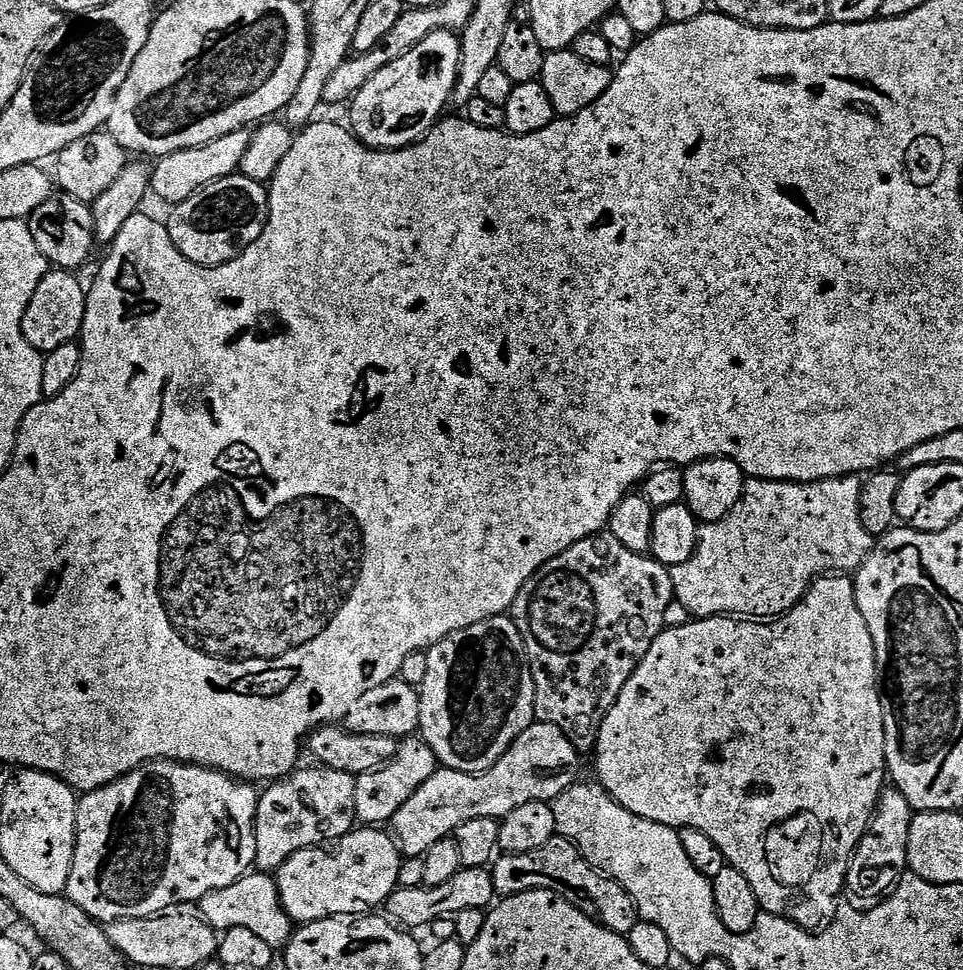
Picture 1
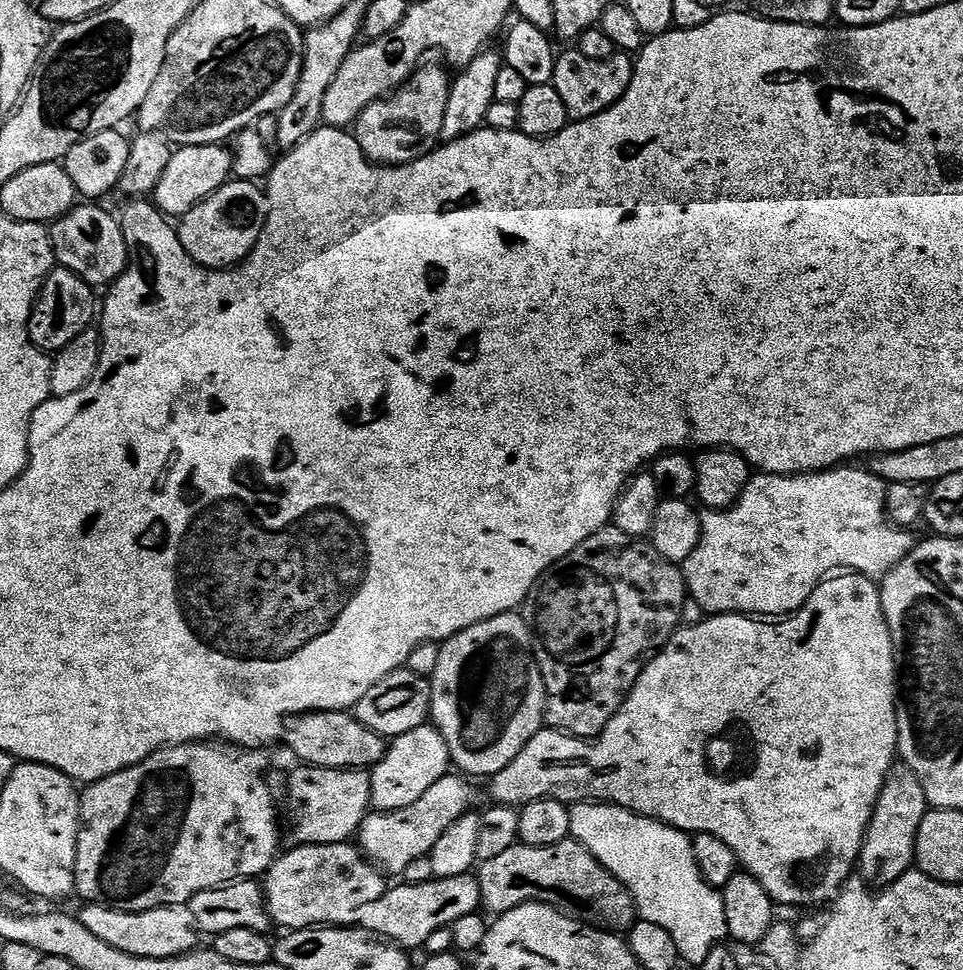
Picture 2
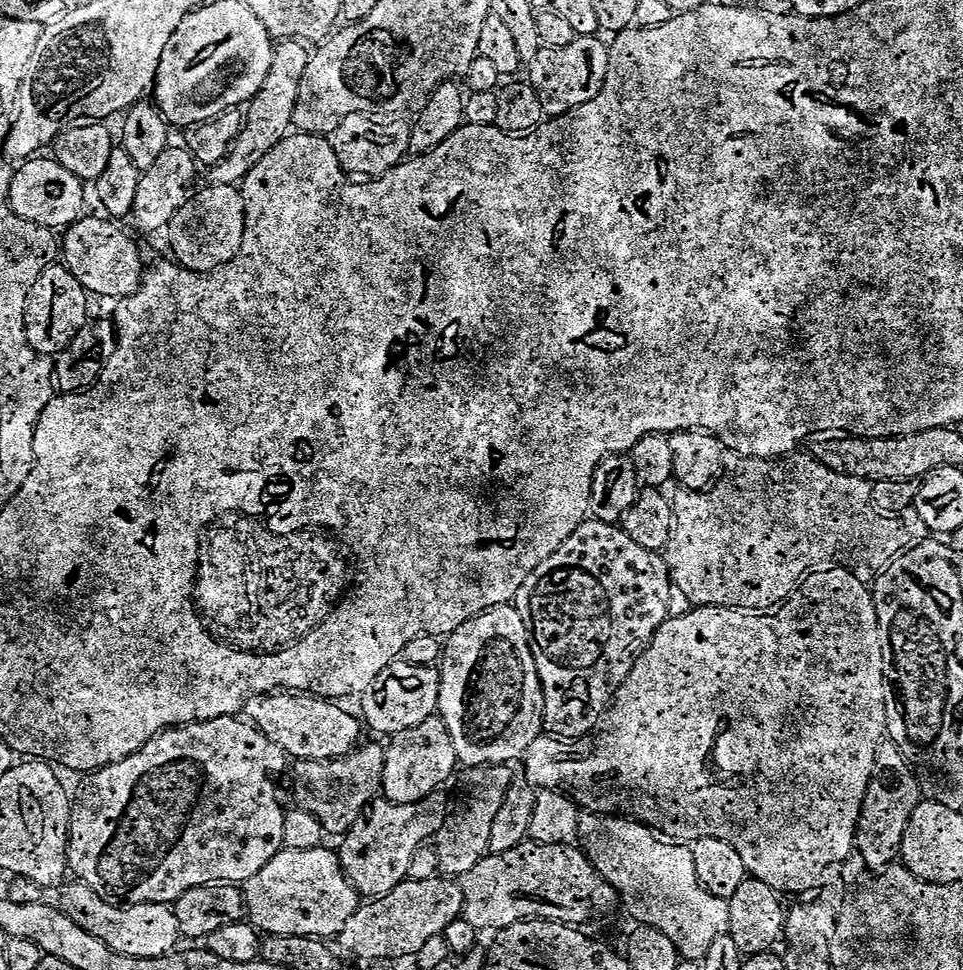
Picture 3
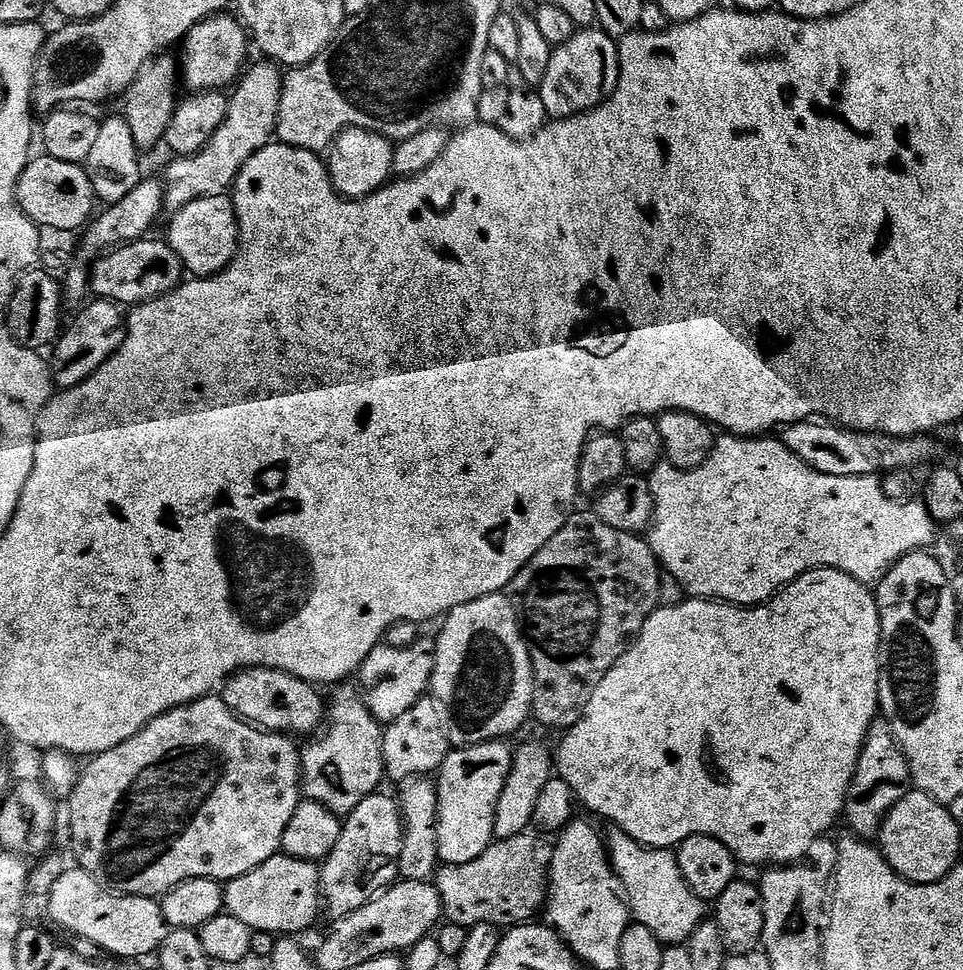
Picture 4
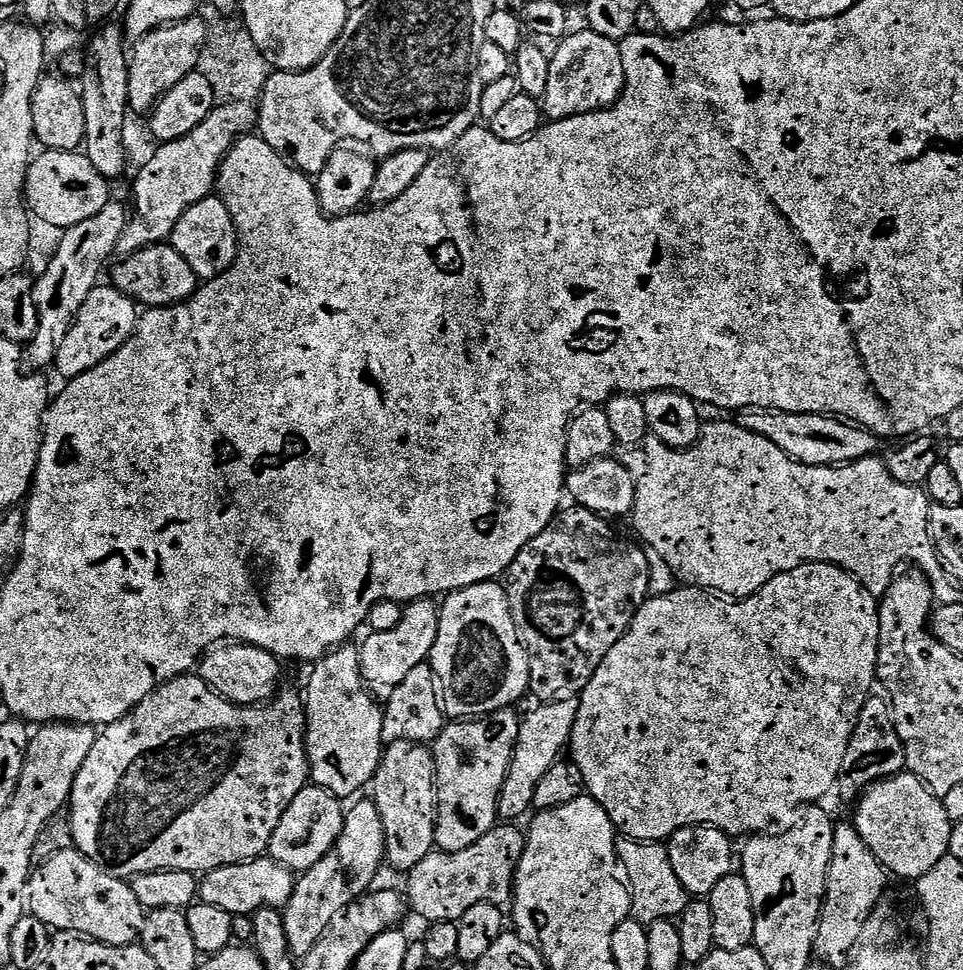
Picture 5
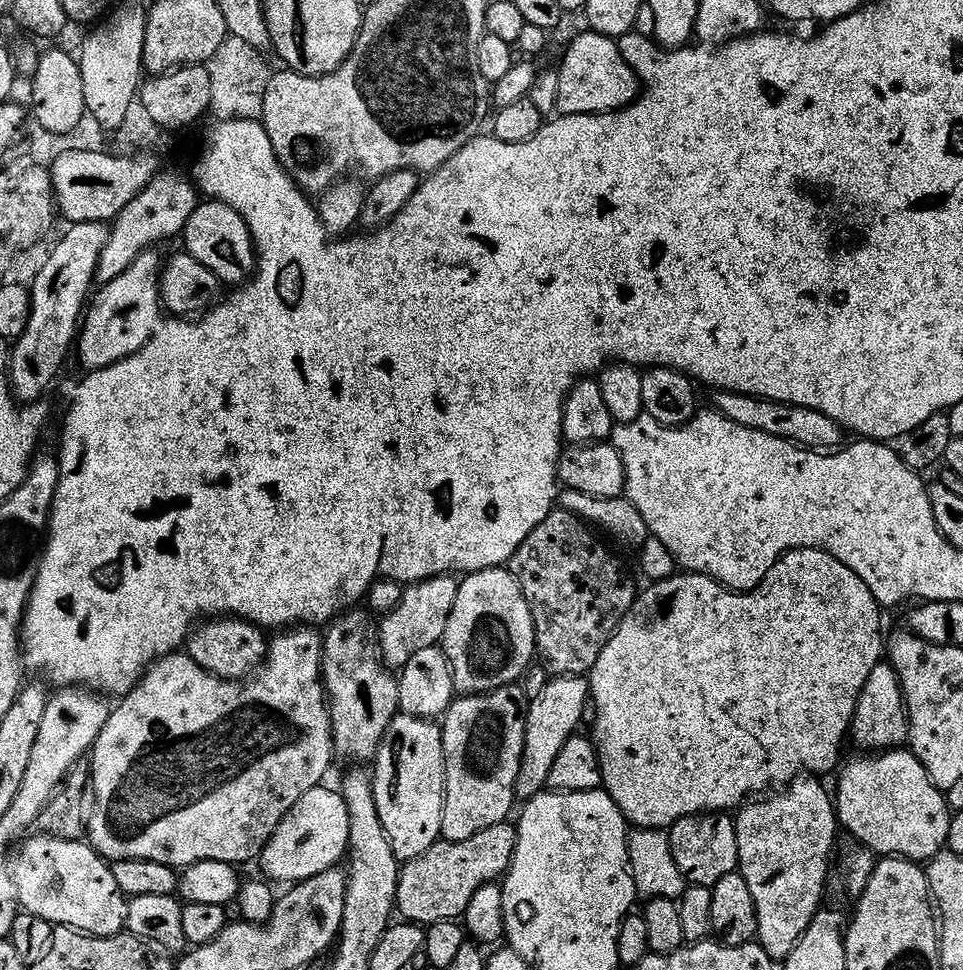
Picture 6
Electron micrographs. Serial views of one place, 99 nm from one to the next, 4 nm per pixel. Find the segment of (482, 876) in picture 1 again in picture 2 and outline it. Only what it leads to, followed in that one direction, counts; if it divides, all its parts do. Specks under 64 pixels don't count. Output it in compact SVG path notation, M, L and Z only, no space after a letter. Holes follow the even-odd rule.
M471 875L451 876L445 880L429 878L425 884L397 883L397 888L389 887L374 902L358 906L351 912L351 919L357 920L365 933L383 938L404 950L413 950L424 944L439 928L447 929L458 918L469 915L481 907L480 885Z

